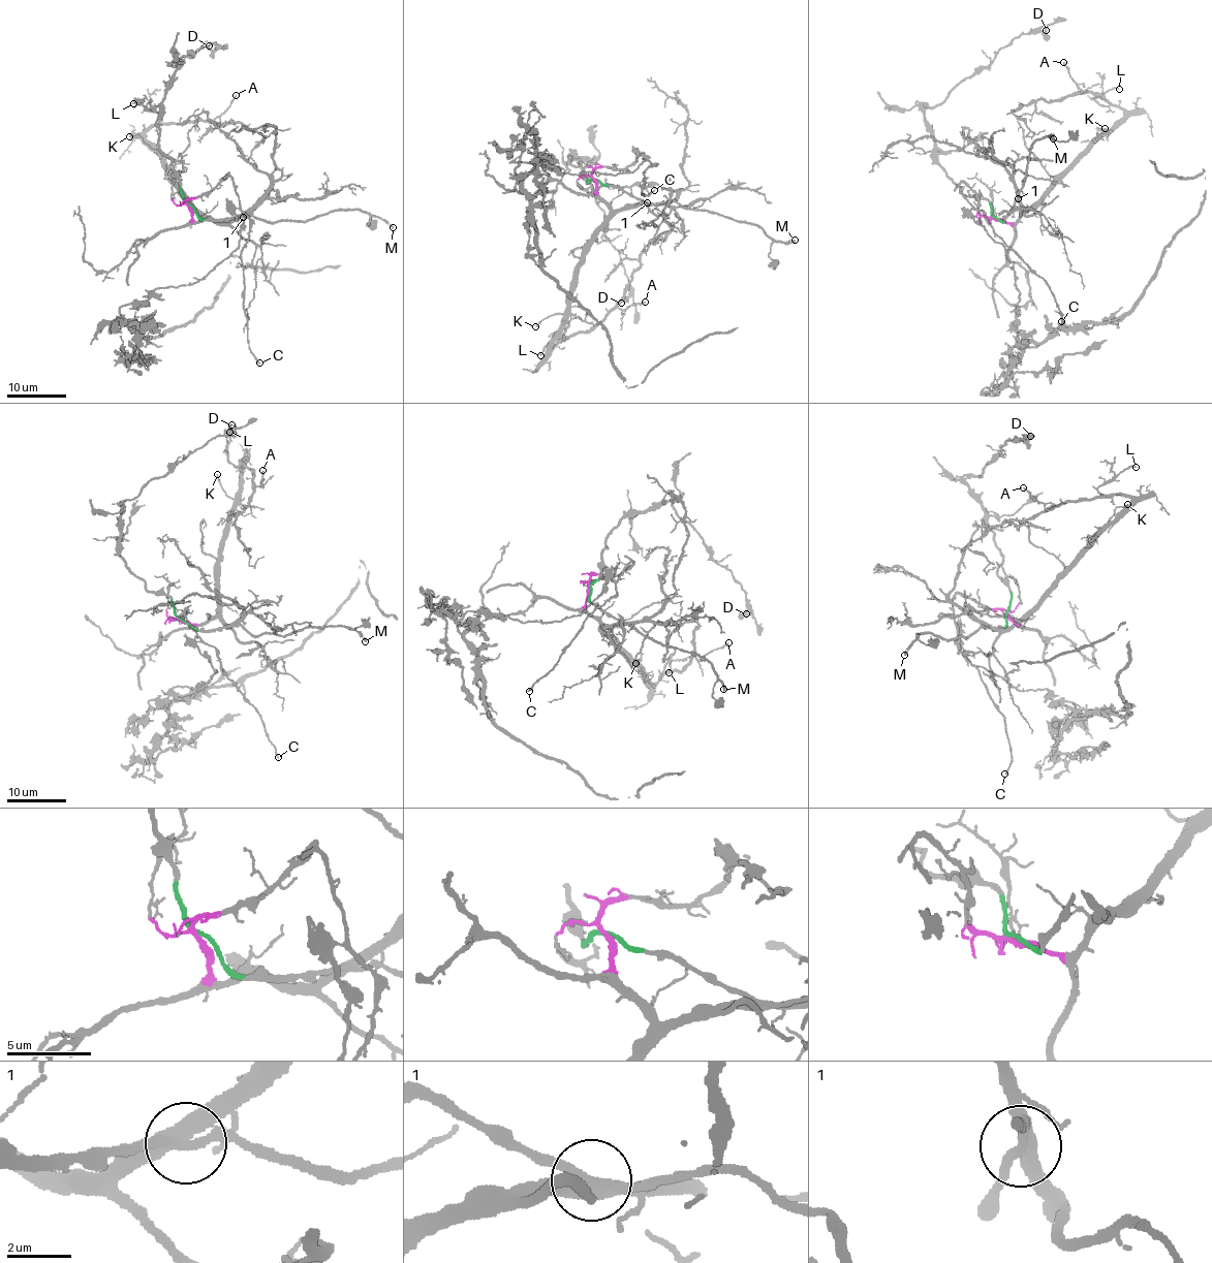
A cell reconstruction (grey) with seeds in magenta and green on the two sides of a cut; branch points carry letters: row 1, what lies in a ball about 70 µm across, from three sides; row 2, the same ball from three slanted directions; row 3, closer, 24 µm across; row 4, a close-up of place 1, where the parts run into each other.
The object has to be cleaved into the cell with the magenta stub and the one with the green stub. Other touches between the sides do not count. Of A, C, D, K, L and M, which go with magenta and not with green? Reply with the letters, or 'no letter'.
A, C, K, L

